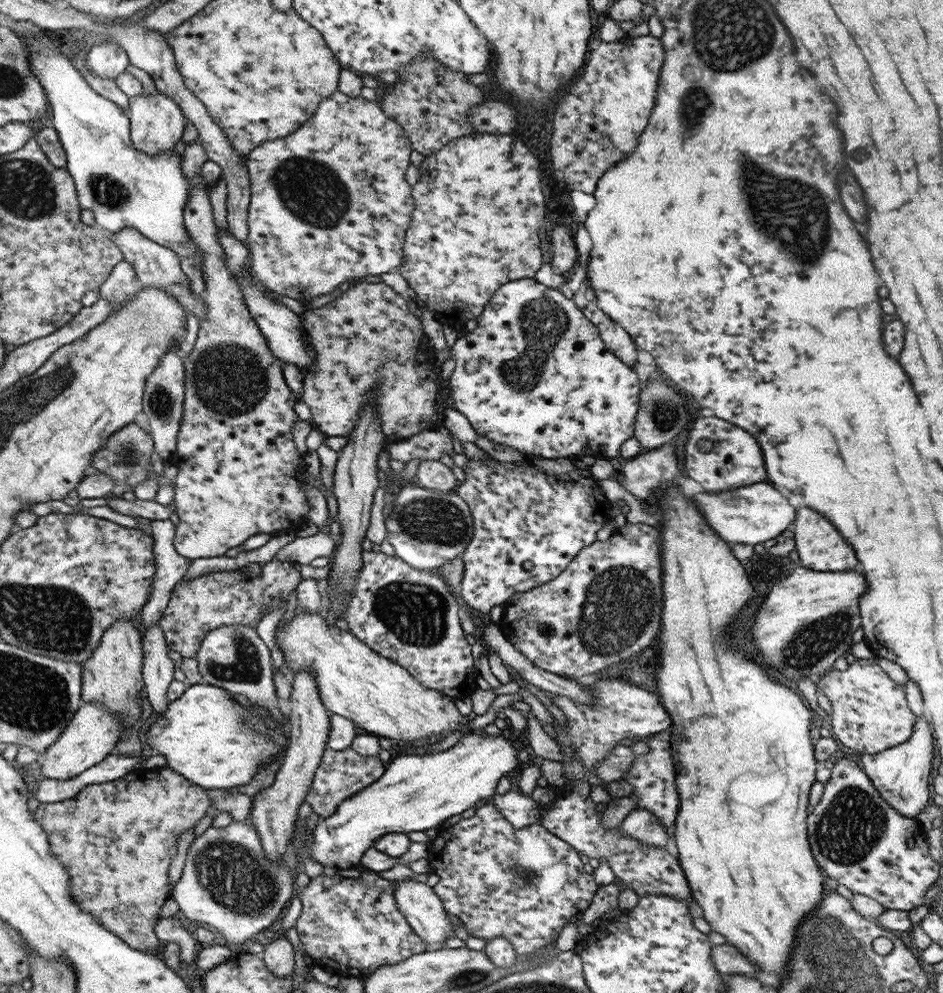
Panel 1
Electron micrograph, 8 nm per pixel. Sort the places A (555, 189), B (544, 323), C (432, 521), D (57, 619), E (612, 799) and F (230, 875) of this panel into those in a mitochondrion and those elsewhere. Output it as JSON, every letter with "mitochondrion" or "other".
{"A":"other","B":"mitochondrion","C":"mitochondrion","D":"mitochondrion","E":"other","F":"mitochondrion"}

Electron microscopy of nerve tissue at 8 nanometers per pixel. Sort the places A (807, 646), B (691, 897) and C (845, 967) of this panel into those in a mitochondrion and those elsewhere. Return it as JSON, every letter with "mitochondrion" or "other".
{"A":"mitochondrion","B":"other","C":"mitochondrion"}

